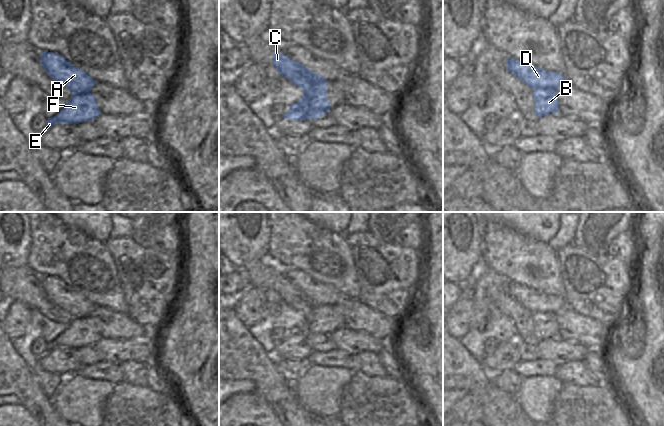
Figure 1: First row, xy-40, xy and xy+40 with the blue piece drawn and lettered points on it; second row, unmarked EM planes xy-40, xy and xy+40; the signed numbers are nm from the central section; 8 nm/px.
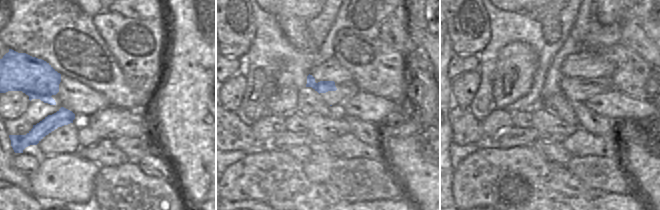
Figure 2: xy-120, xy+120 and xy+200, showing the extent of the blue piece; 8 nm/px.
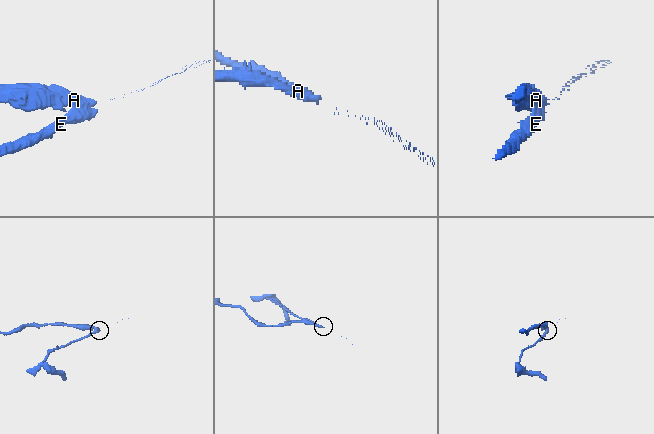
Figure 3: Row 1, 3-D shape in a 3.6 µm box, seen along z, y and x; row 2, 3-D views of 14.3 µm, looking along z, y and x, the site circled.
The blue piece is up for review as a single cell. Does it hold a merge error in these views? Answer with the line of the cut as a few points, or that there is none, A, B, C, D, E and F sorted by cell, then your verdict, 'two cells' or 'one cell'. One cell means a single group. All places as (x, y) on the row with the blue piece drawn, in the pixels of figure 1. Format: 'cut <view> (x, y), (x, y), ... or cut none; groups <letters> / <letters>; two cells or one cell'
cut xy+40 (555, 89), (543, 88), (534, 90); groups A C D / B E F; two cells

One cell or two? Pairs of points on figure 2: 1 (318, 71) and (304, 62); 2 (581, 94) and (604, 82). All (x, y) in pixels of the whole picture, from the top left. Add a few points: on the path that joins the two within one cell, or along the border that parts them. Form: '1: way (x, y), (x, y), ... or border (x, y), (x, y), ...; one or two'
1: border (323, 62), (316, 65), (309, 73); two
2: way (587, 88), (598, 86); one

